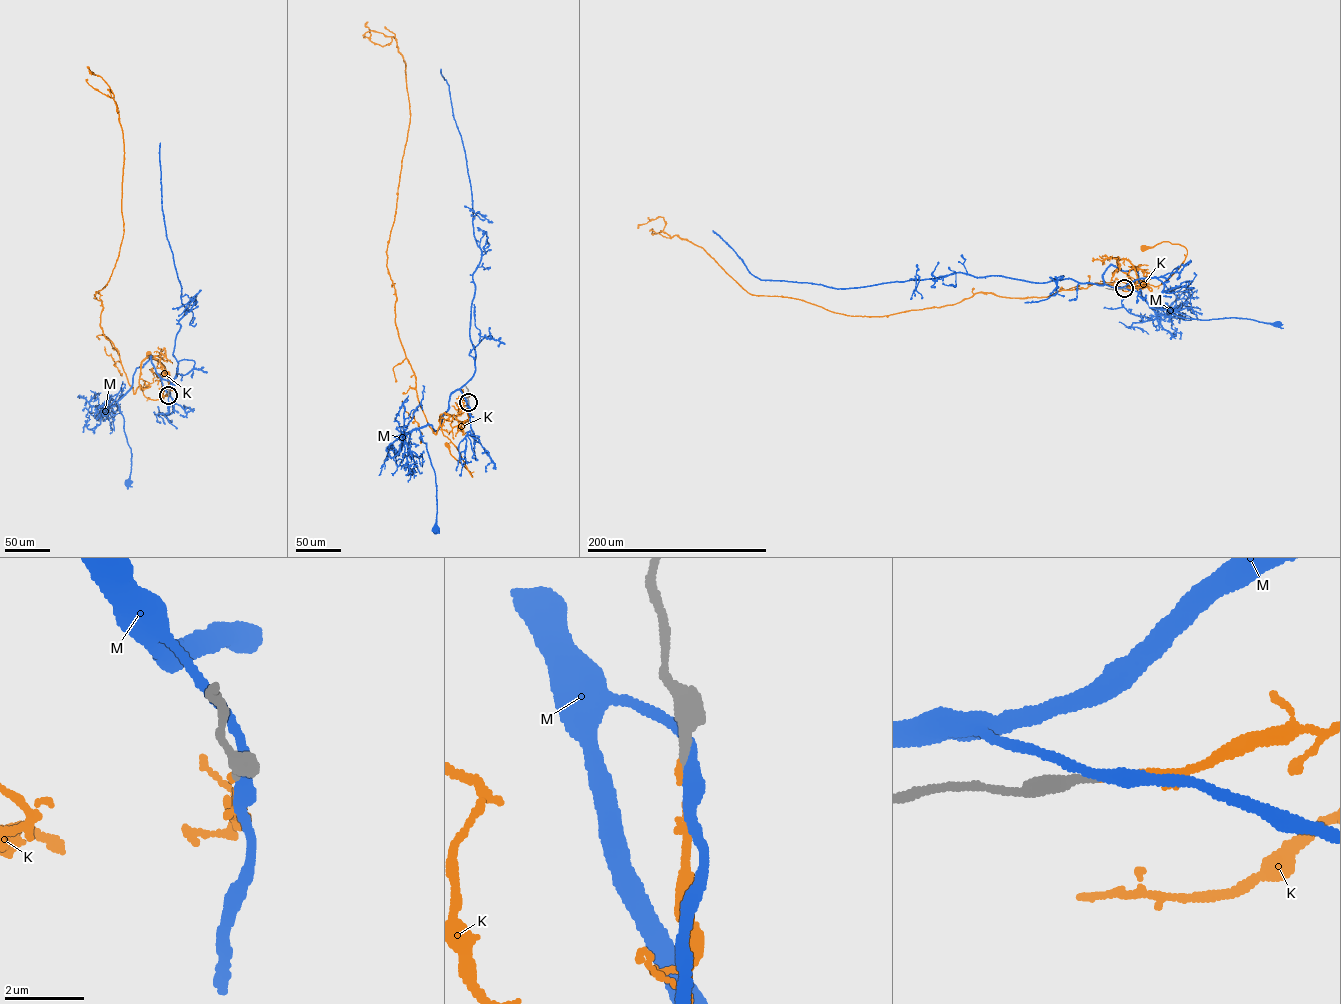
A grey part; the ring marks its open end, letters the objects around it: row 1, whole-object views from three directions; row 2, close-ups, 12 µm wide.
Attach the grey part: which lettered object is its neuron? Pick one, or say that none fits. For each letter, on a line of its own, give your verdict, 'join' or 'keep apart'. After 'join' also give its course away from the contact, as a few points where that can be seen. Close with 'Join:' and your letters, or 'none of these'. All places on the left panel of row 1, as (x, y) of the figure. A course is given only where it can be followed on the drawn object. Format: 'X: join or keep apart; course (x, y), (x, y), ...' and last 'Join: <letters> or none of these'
K: join; course (168, 395), (165, 369), (151, 356), (141, 362), (143, 393), (156, 400), (171, 385), (164, 365), (148, 354)
M: keep apart
Join: K

